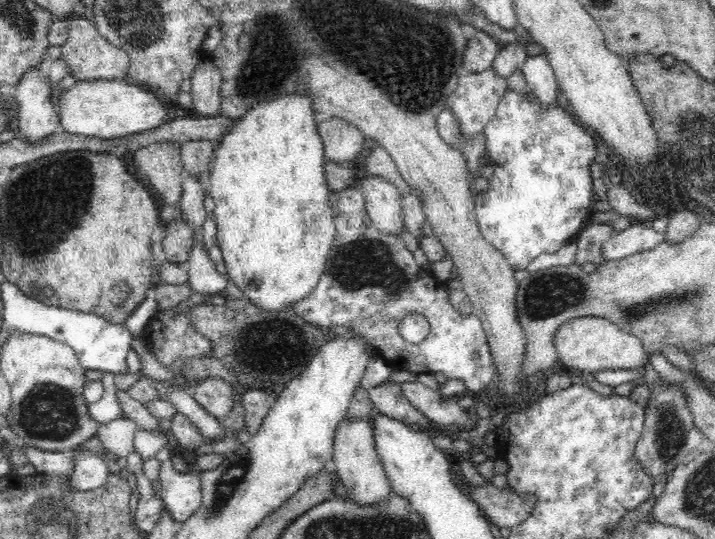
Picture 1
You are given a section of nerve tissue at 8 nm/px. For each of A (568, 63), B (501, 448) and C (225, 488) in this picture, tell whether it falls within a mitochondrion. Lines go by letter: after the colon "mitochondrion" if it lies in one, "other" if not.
A: other
B: other
C: mitochondrion

